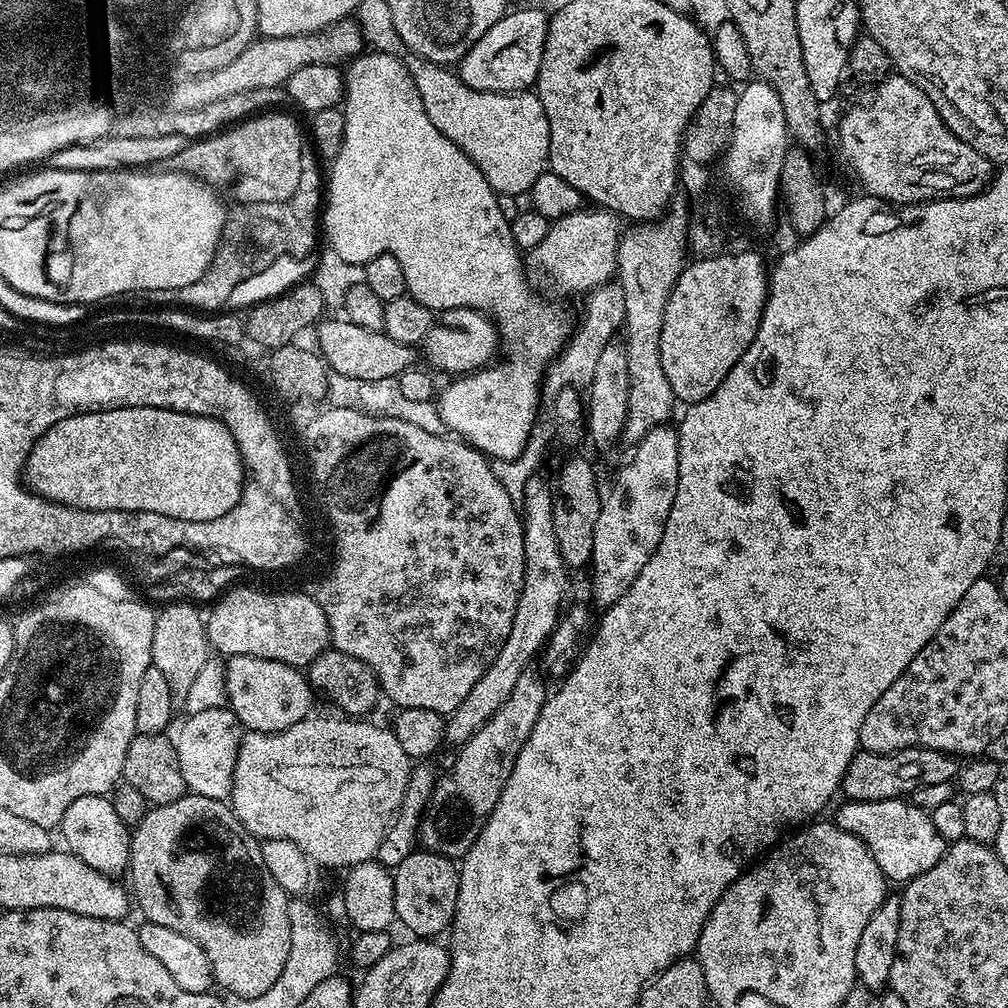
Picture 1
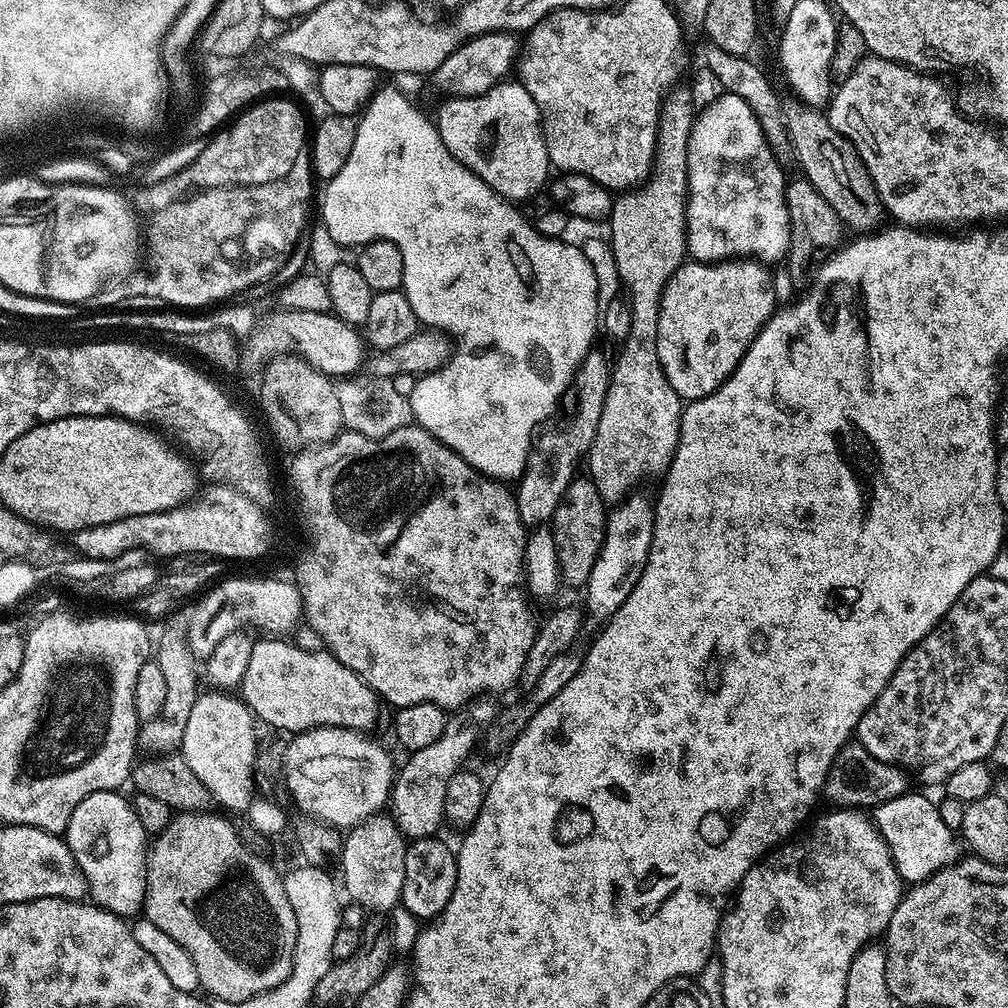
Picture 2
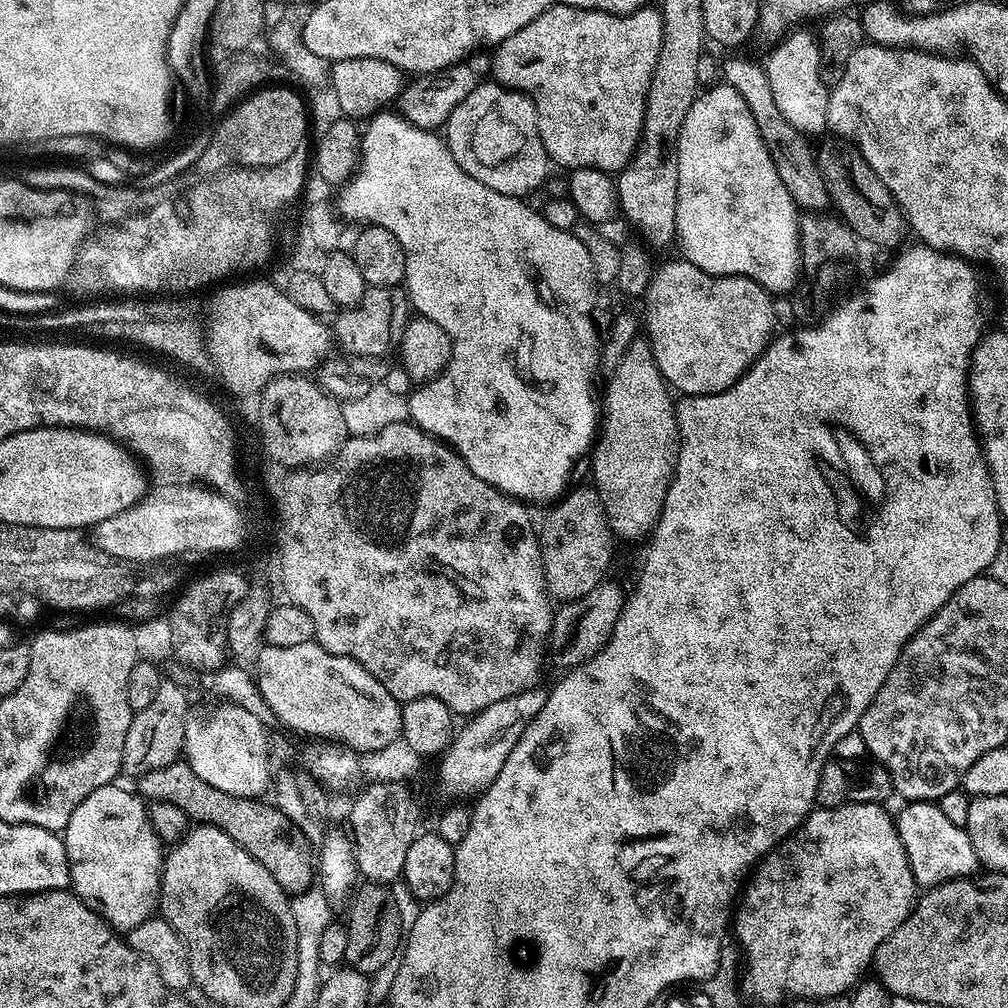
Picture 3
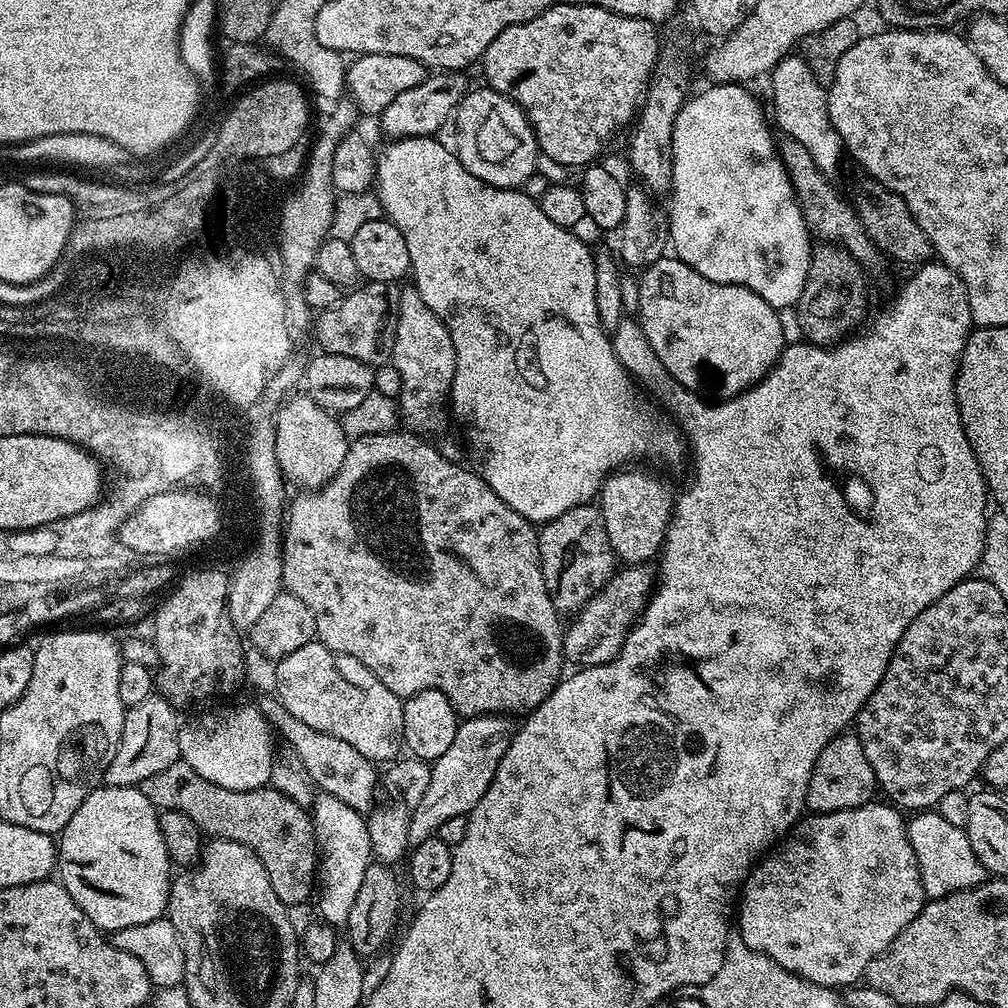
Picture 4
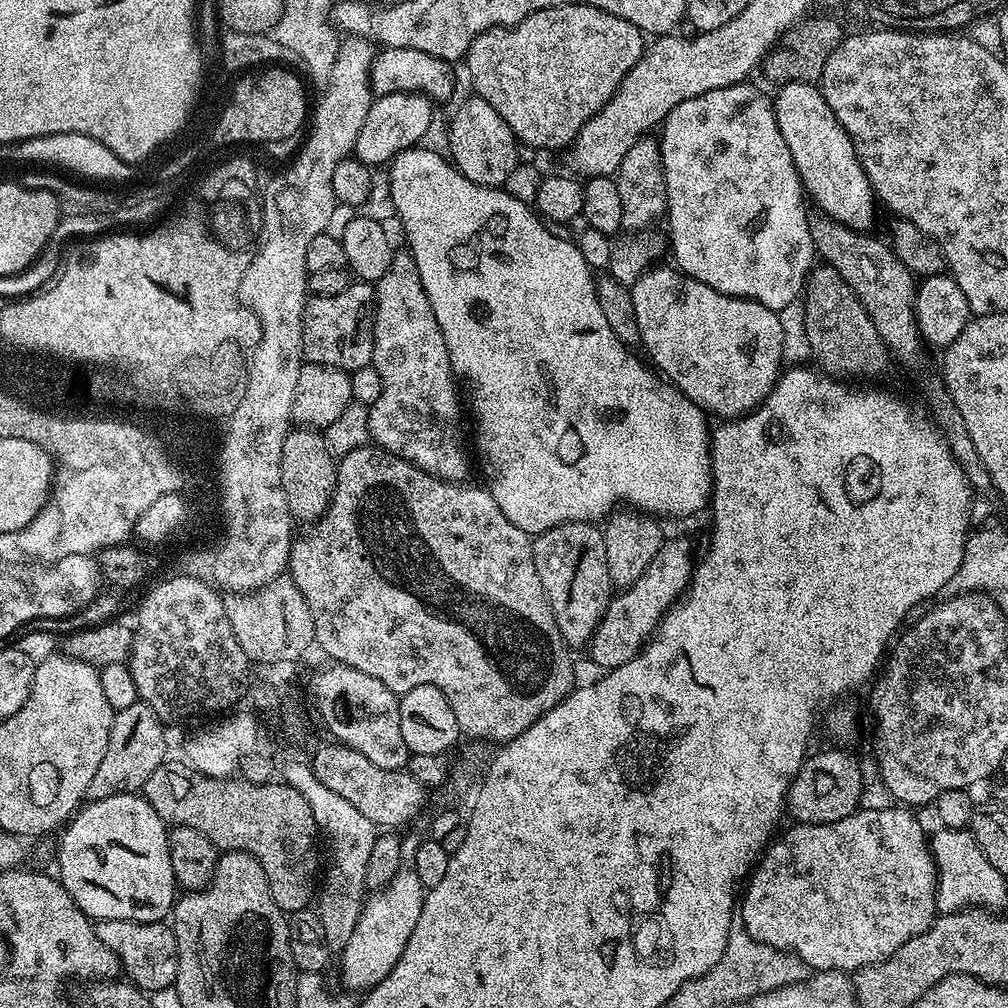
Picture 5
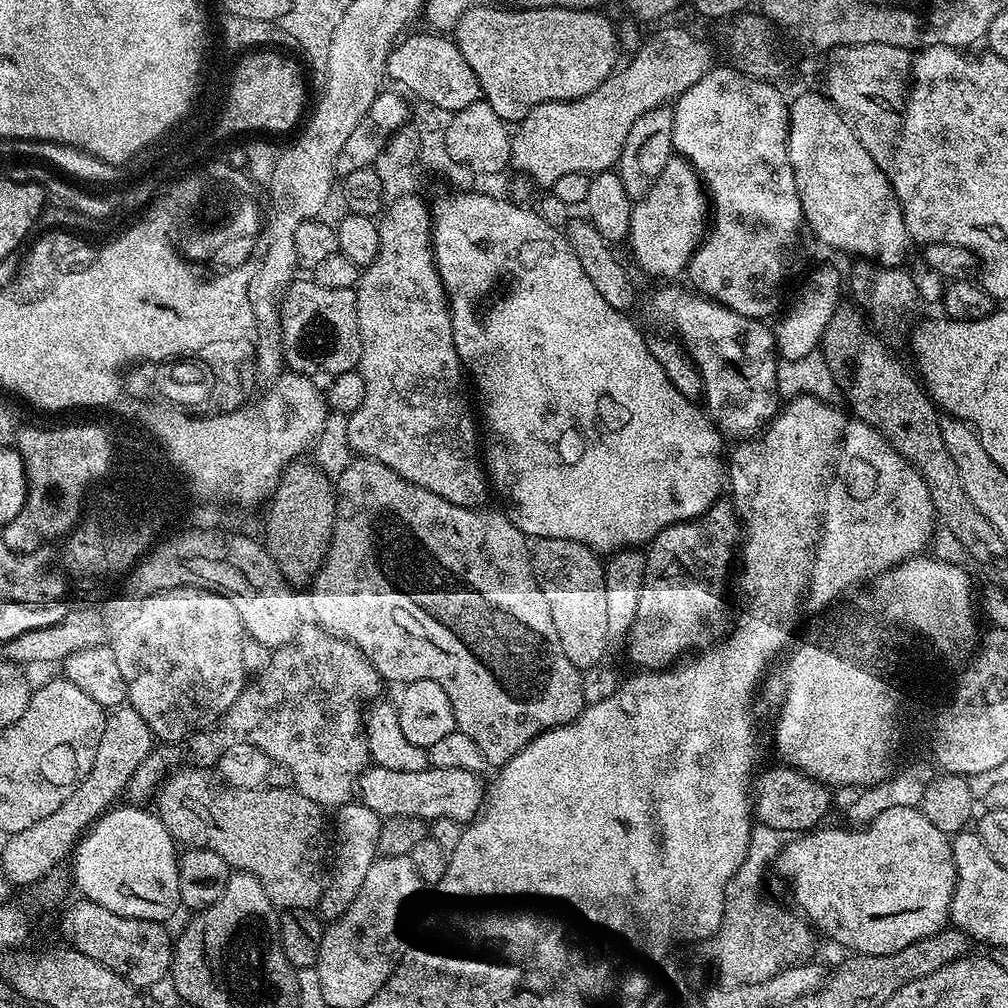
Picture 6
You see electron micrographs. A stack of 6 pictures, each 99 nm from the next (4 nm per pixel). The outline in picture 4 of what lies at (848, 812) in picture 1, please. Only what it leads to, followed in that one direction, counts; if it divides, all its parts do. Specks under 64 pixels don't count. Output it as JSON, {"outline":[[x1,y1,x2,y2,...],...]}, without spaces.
{"outline":[[920,810,913,816,916,817,907,821,908,837,928,900,961,892,963,888,974,888,989,879,990,873,984,869,982,862,978,862,978,854,974,854,974,846,970,846,970,838,963,828,954,826,954,822,946,822,946,818,942,818,936,810]]}

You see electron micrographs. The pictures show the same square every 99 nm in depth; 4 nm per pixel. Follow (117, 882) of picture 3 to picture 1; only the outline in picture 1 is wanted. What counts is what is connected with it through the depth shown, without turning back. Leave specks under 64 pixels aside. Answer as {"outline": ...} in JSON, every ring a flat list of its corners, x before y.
{"outline":[[87,796,78,798,66,810,58,829,59,835,64,835,67,851,73,852,86,866,94,866,102,874,113,878,119,877,119,872,127,873,132,859,132,837,129,825,118,818,114,806,108,796]]}

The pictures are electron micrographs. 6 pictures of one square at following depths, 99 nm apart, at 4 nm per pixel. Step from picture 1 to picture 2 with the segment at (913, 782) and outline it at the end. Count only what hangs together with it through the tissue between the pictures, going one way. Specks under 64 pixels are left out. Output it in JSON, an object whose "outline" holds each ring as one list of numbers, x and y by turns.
{"outline":[[849,742,834,758,822,792,832,803,829,805,837,809,874,810,879,804,890,802,890,798,898,798,909,791,908,779,910,776,905,769,874,758,874,754,870,754,870,750,863,748,859,742]]}

